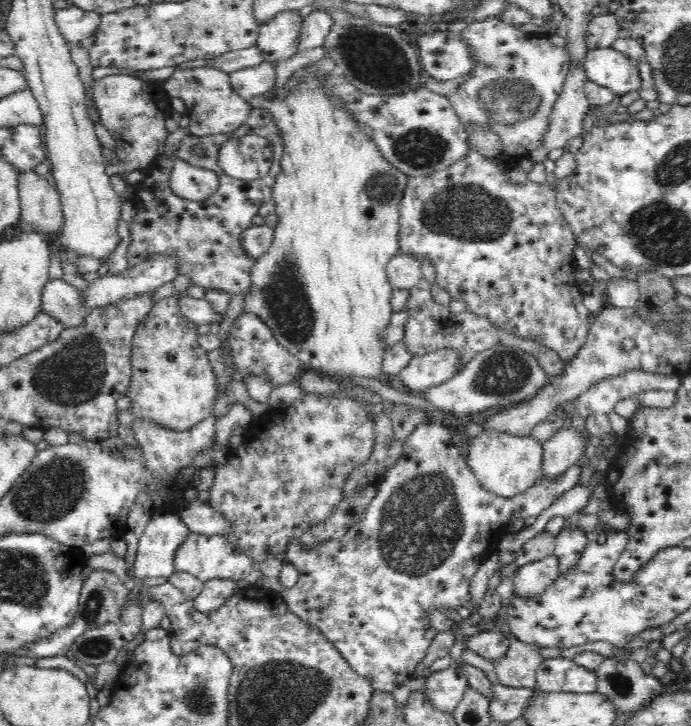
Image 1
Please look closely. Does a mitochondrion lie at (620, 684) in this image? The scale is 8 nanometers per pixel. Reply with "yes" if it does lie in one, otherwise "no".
no

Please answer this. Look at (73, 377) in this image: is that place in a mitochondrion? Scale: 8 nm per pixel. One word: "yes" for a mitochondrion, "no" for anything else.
yes

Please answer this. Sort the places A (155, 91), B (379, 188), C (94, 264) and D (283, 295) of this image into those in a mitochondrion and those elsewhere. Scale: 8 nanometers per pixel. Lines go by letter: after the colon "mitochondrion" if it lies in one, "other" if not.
A: other
B: mitochondrion
C: other
D: mitochondrion

